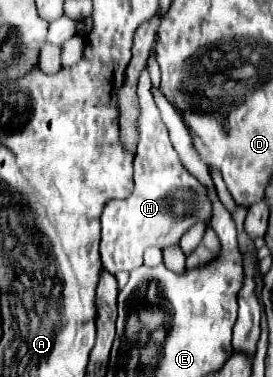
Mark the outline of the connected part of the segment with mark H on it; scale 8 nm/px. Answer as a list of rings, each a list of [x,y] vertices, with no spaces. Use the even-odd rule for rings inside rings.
[[[148,69],[142,71],[138,81],[140,116],[138,119],[139,142],[134,158],[134,191],[126,199],[110,199],[104,205],[102,223],[102,243],[100,255],[102,265],[112,275],[118,271],[132,271],[142,265],[142,255],[148,247],[168,247],[178,245],[180,237],[198,221],[210,219],[210,201],[206,189],[192,177],[178,159],[172,147],[168,129],[162,123],[160,111],[150,93]]]

